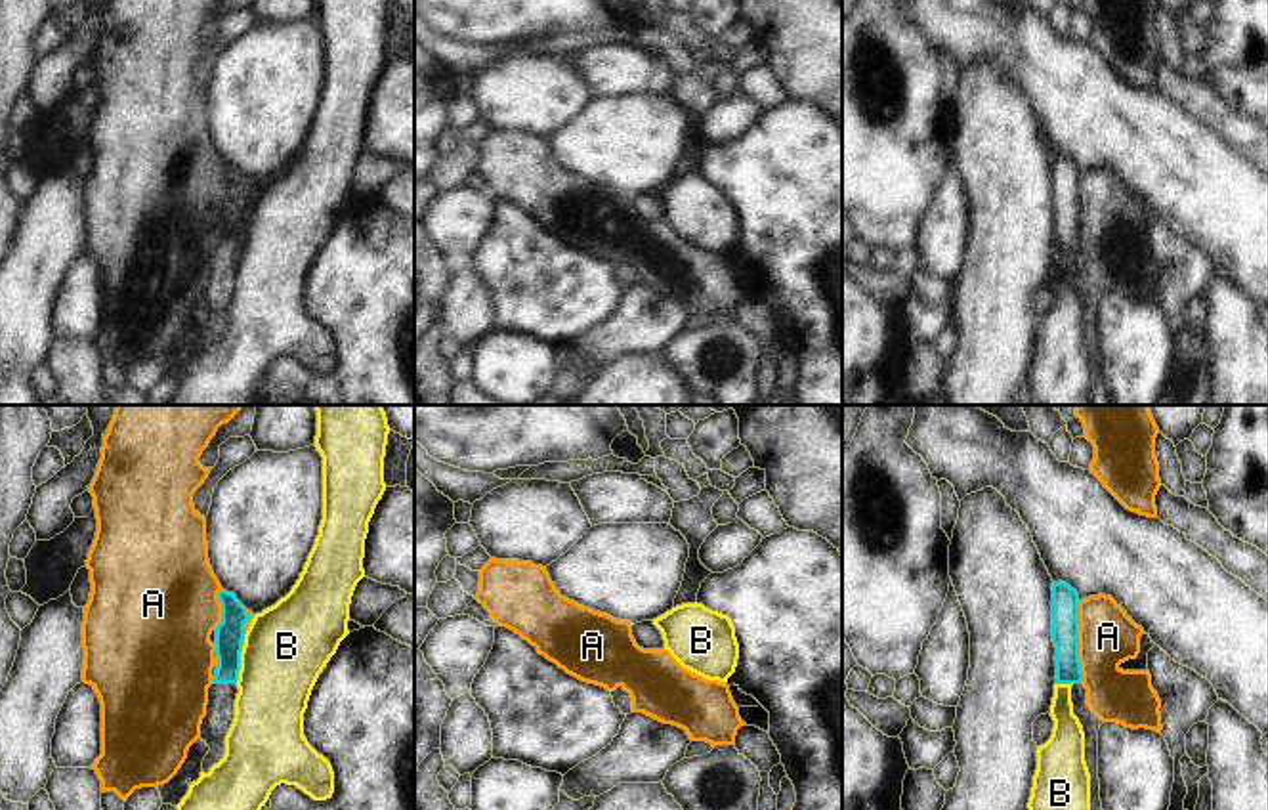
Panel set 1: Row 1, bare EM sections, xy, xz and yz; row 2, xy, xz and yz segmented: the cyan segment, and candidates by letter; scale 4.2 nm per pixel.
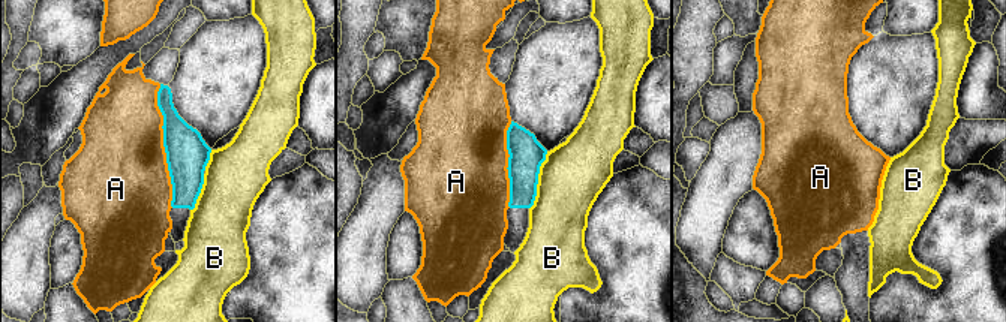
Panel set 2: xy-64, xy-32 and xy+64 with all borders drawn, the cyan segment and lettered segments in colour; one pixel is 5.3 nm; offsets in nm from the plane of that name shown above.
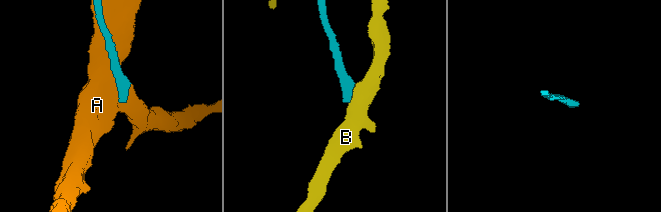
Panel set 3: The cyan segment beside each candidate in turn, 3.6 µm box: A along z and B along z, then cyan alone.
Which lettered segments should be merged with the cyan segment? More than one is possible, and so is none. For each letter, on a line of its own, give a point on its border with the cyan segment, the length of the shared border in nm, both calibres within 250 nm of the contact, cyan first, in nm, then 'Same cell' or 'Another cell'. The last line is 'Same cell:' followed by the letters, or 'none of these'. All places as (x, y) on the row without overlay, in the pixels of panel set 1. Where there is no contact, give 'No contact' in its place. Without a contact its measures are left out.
A: Touches cyan at yz (1077, 214). Shared border 360 nm. Thickness 110 nm (cyan) against 240 nm. Another cell
B: Touches cyan at xy (239, 237). Shared border 160 nm. Thickness 120 nm (cyan) against 360 nm. Another cell
Same cell: none of these.

